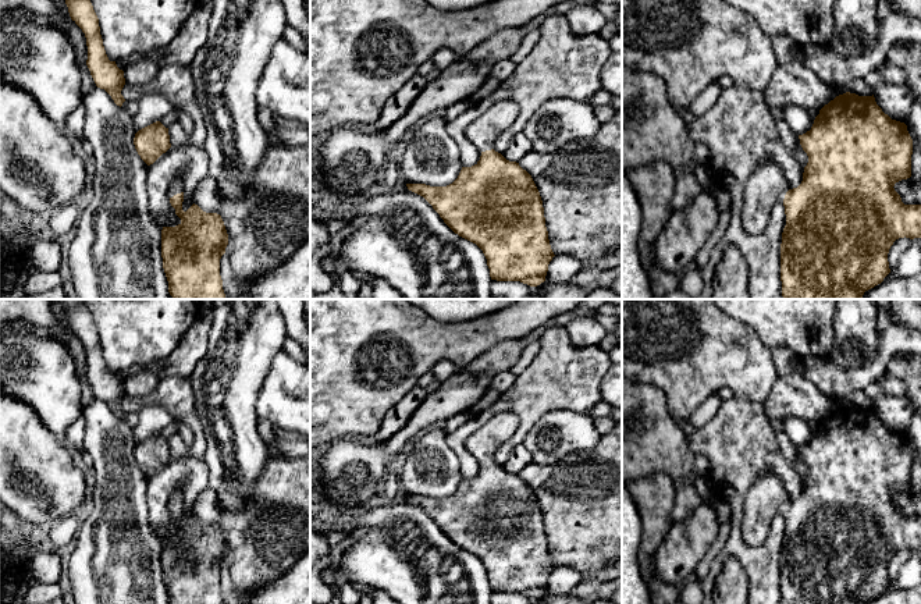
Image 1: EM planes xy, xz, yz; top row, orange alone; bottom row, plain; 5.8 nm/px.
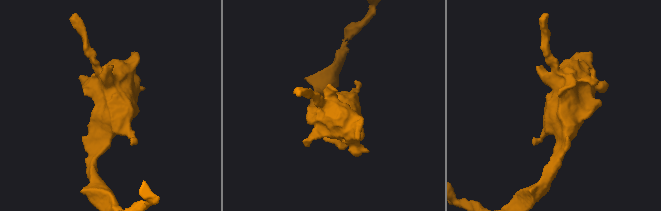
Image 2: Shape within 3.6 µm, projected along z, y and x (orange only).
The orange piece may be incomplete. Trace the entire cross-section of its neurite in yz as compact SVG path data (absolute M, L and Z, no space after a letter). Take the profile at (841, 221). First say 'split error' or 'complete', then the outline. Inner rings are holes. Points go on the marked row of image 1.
split error | M846 92L825 104L810 131L799 135L808 156L803 181L790 189L783 171L771 160L761 161L744 185L743 228L762 234L775 203L785 206L786 225L780 244L780 281L783 299L861 299L890 273L888 253L899 238L921 238L921 205L904 205L895 184L911 177L913 139L904 122L892 120L872 96Z

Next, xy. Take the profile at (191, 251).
split error | M174 180L170 203L181 223L161 230L163 269L173 299L225 299L220 276L220 259L228 245L224 221L217 213L206 213L198 205L182 210L184 188Z

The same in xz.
split error | M501 100L467 127L466 136L480 149L481 156L474 166L462 167L452 184L406 186L423 196L455 234L483 251L491 280L537 287L545 281L548 264L555 256L548 239L543 200L531 175L519 163L509 161L494 150L494 141L513 124L519 110L513 100Z

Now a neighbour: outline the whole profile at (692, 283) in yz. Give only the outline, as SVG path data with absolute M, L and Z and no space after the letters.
M686 269L680 277L680 289L689 296L697 298L703 294L704 281L700 269Z

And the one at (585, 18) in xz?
M580 3L565 14L573 32L579 35L598 33L607 24L600 10L590 3Z

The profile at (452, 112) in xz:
M467 97L465 100L460 100L447 109L444 109L444 121L452 121L455 120L460 113L466 111L467 109L470 109L473 104L476 103L476 100Z

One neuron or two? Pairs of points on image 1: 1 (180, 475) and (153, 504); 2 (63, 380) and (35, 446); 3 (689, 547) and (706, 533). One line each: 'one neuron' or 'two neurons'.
1: one neuron
2: two neurons
3: one neuron

